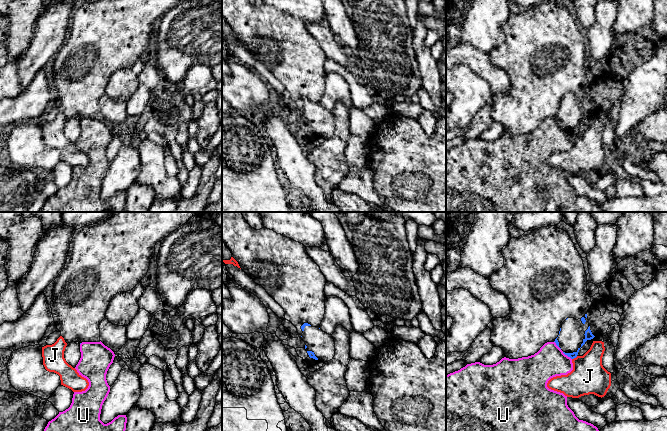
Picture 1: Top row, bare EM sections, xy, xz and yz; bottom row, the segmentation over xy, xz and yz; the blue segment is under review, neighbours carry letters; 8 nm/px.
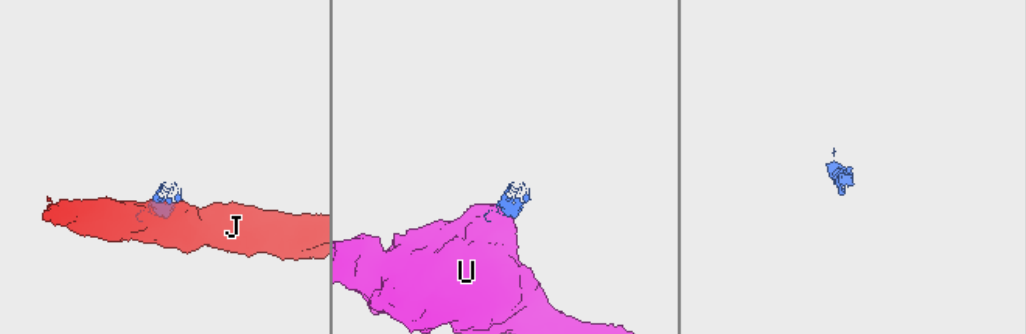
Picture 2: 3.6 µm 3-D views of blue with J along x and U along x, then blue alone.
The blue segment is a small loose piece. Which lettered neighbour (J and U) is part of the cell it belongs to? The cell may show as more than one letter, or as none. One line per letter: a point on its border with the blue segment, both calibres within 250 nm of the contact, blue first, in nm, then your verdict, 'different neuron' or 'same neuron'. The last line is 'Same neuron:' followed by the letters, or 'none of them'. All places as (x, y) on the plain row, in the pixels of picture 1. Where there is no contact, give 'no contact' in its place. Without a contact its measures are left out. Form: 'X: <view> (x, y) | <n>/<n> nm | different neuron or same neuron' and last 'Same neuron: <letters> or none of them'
J: yz (574, 133) | 70/280 nm | different neuron
U: yz (567, 131) | 70/260 nm | different neuron
Same neuron: none of them

